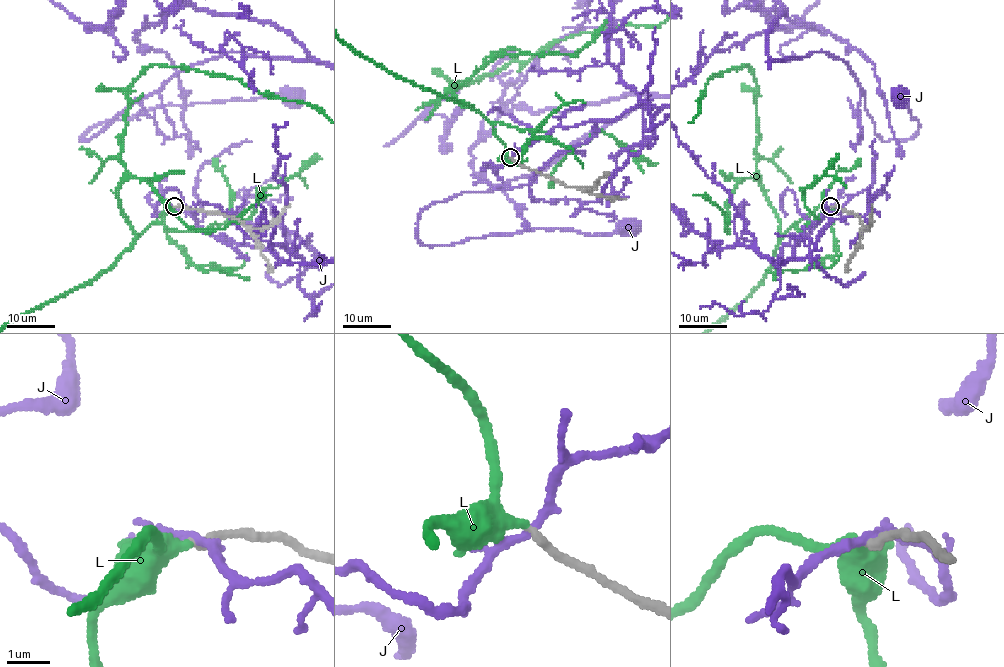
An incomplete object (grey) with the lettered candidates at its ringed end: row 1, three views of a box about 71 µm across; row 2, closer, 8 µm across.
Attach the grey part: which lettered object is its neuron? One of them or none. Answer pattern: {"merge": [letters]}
{"merge": ["L"]}

